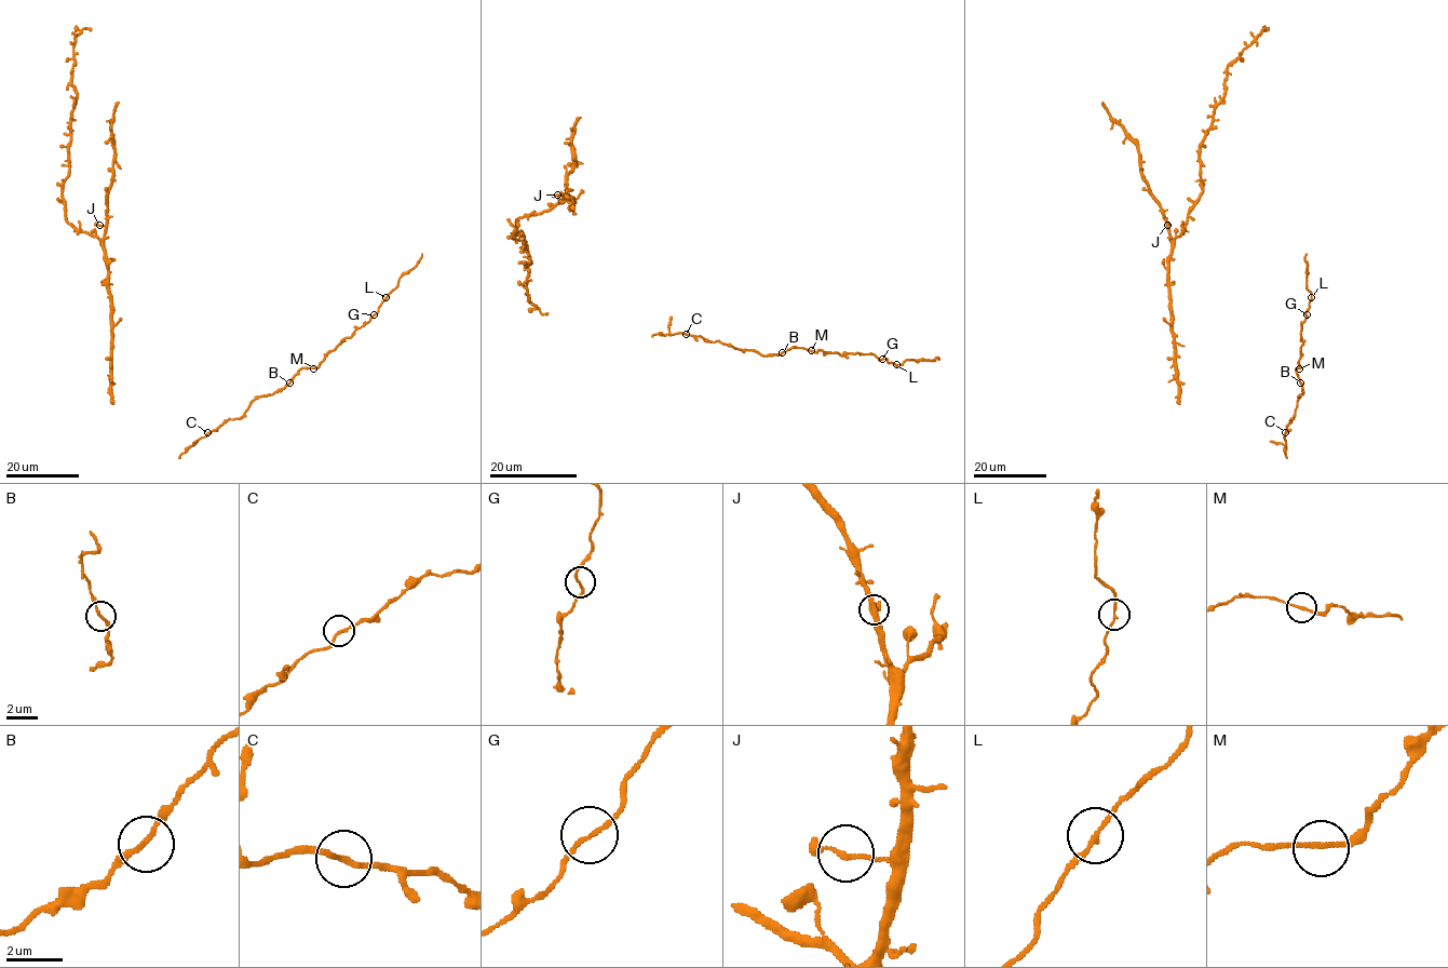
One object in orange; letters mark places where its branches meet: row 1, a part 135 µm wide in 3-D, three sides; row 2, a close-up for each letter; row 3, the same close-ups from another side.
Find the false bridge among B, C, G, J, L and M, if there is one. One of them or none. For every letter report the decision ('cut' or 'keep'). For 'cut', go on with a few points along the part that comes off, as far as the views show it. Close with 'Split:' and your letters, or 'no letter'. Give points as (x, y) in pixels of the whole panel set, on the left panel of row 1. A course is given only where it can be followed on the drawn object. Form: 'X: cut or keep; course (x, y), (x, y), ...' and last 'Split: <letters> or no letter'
B: keep
C: keep
G: keep
J: keep
L: keep
M: keep
Split: no letter

